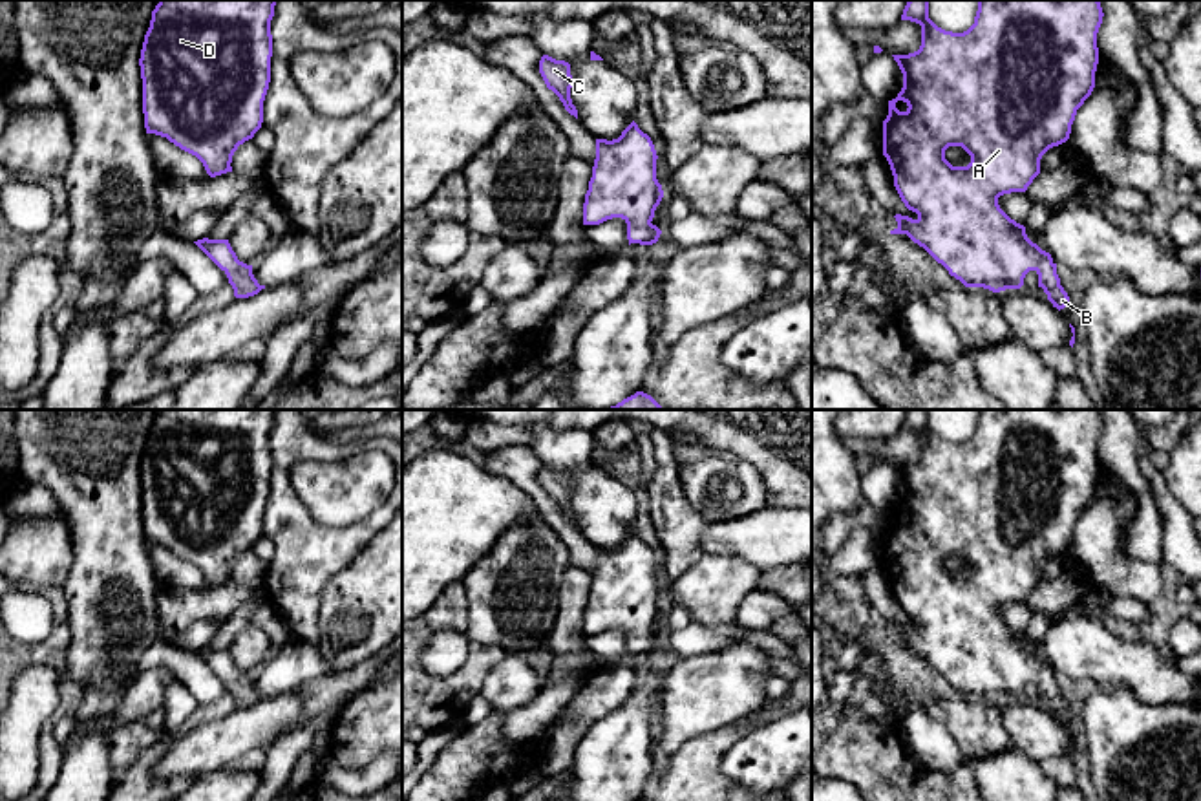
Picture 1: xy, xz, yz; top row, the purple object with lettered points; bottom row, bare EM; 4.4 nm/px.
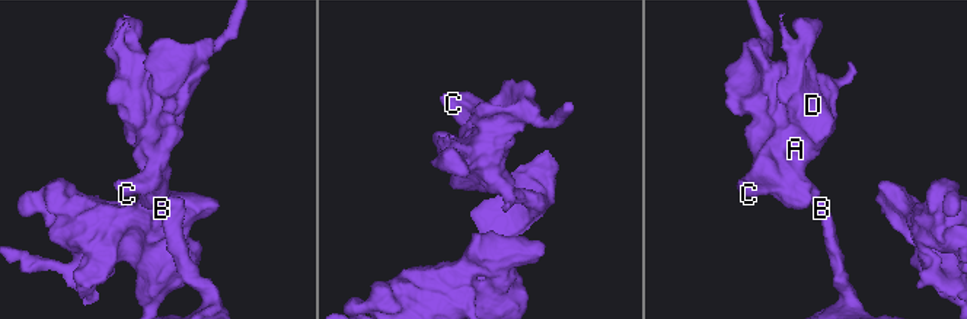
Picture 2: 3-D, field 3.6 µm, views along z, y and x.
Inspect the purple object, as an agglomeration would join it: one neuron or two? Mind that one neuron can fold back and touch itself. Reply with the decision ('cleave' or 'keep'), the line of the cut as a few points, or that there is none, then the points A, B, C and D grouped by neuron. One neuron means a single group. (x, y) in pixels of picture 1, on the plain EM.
keep; no cut; A B C D

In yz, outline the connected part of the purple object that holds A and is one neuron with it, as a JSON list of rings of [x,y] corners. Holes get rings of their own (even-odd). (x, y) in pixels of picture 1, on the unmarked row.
[[[929,410],[907,411],[901,430],[921,435],[921,455],[909,465],[892,465],[903,483],[903,497],[888,510],[883,565],[901,611],[918,627],[896,624],[898,636],[890,644],[907,644],[965,697],[983,697],[993,702],[1020,699],[1026,684],[1035,680],[1038,697],[1053,717],[1060,721],[1069,713],[1051,664],[1033,653],[1026,636],[1000,618],[998,607],[1026,602],[1040,583],[1042,565],[1069,549],[1077,519],[1095,497],[1097,443],[1102,426],[1099,410],[978,410],[974,433],[963,443],[952,443],[929,428]],[[949,556],[962,556],[971,565],[971,572],[952,576],[945,569]]]

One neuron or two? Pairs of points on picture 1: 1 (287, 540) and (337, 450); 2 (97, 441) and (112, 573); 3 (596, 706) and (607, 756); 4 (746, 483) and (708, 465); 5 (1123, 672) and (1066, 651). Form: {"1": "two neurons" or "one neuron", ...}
{"1": "one neuron", "2": "one neuron", "3": "two neurons", "4": "one neuron", "5": "one neuron"}

